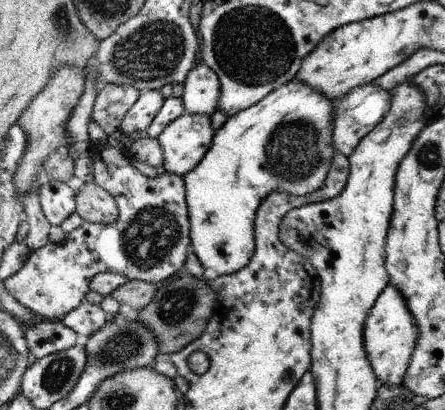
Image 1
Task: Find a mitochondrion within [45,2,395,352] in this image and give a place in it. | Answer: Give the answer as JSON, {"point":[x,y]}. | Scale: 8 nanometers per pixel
{"point":[255,53]}

